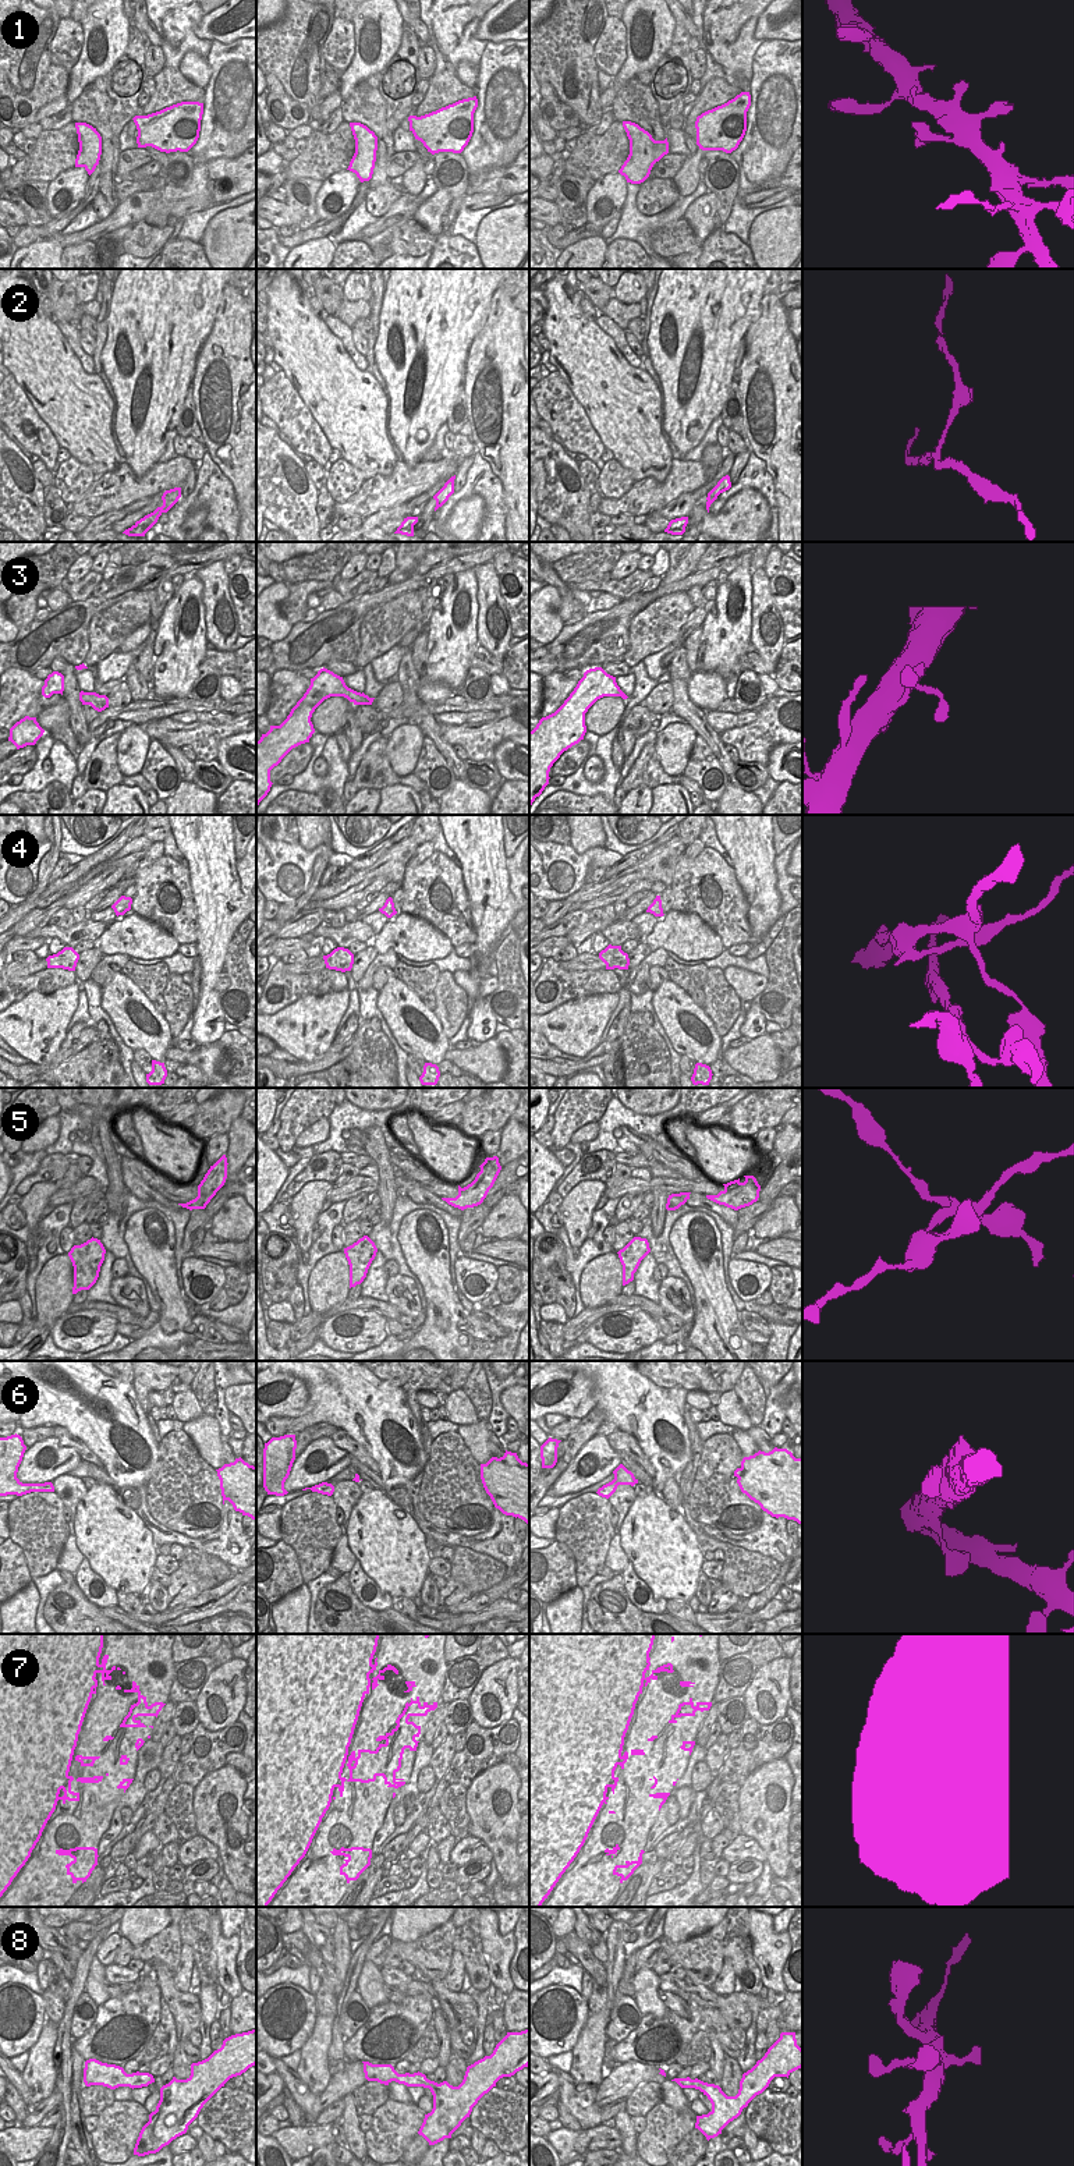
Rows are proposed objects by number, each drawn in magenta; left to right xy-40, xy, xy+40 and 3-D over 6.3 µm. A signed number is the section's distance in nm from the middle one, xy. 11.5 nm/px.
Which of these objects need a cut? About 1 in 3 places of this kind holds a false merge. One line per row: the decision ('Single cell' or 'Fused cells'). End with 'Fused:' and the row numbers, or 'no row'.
1: Single cell
2: Fused cells
3: Single cell
4: Fused cells
5: Fused cells
6: Single cell
7: Single cell
8: Single cell
Fused: 2, 4, 5

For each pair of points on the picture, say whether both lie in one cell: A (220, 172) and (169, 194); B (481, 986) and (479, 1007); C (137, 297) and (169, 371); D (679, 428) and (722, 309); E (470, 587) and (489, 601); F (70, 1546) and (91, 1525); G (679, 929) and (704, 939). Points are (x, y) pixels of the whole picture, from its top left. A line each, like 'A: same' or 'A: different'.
A: same
B: different
C: same
D: same
E: different
F: different
G: same

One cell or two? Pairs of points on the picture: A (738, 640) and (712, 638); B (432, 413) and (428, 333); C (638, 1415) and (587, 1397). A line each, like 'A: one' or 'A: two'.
A: one
B: one
C: two

